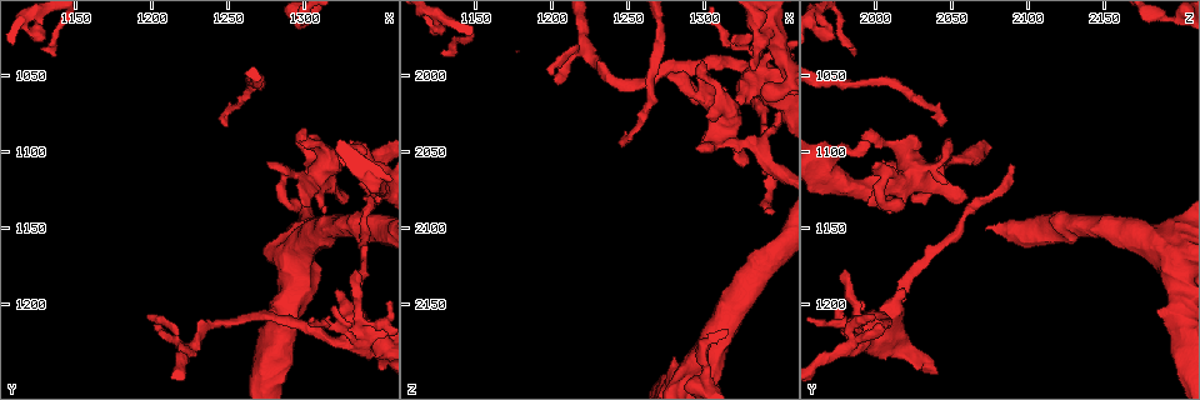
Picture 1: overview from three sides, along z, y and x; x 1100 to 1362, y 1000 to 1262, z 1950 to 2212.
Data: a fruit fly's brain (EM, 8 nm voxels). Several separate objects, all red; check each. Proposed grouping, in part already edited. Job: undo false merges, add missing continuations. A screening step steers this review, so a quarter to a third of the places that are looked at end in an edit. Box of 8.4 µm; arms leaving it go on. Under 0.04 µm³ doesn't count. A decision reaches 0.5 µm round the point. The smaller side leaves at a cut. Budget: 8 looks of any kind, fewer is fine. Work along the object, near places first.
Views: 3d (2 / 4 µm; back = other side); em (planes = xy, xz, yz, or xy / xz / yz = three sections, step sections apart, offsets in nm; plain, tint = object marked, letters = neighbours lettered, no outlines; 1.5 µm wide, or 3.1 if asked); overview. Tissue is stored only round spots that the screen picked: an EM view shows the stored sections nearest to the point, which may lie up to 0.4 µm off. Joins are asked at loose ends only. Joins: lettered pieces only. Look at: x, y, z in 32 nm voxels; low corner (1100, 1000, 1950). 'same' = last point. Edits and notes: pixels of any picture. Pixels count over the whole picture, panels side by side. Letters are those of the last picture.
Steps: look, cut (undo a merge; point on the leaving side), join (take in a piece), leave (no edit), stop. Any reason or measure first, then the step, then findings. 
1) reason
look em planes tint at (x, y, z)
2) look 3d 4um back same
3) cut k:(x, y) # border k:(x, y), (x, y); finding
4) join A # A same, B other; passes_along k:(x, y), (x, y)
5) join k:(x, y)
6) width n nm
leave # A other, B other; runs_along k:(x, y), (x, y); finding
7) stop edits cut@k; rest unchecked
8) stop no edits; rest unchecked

sharp bend
look 3d 4um at (1292, 1116, 2012)

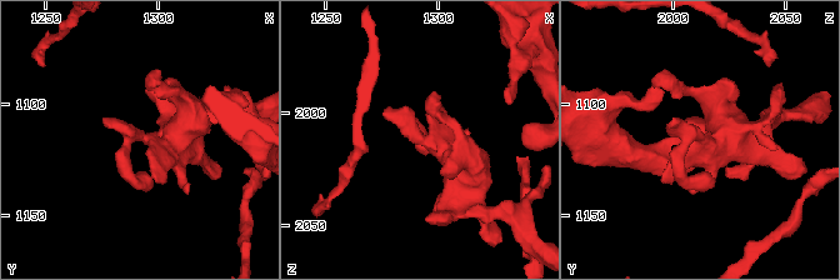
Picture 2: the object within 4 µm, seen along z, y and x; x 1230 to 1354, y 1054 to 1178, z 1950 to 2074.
need the tissue
look em planes letters at (1293, 1115, 2012)

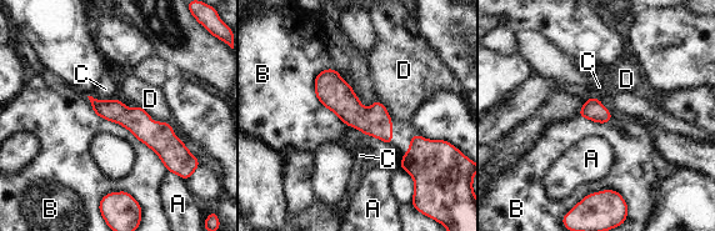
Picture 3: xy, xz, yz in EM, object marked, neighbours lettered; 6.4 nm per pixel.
longest_contact B 700 nm
leave # A other, B other, C other, D other; border 3:(86, 96), (168, 171); continuous, no second neuron

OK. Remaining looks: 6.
stops while still wide
look 3d 2um at (1330, 1096, 1968)

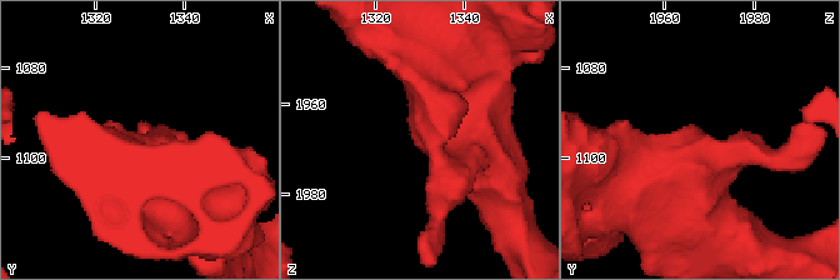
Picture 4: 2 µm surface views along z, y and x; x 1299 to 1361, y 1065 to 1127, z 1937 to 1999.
look em planes letters at (1332, 1095, 1970)

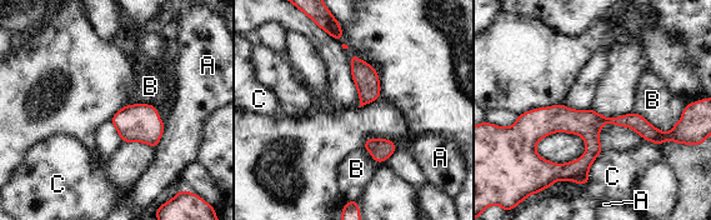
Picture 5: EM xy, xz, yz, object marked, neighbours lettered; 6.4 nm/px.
longest_contact B 300 nm
leave # A other, B other, C other; runs_along 5:(520, 124), (634, 120), (664, 136); none of them fits

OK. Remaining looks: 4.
sudden change in width
look em planes letters at (1334, 1196, 2014)

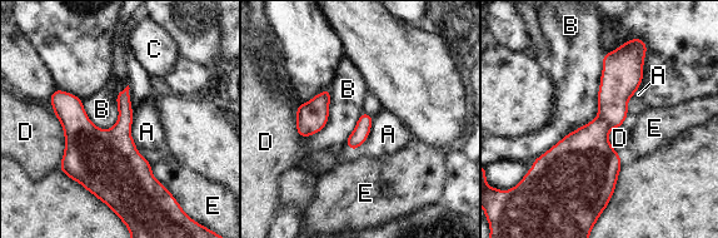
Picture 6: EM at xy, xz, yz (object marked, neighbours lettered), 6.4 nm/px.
longest_contact D 360 nm
leave # A other, B other, C other, D other, E other; one neuron here

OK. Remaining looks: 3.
stop no edits; rest unchecked

